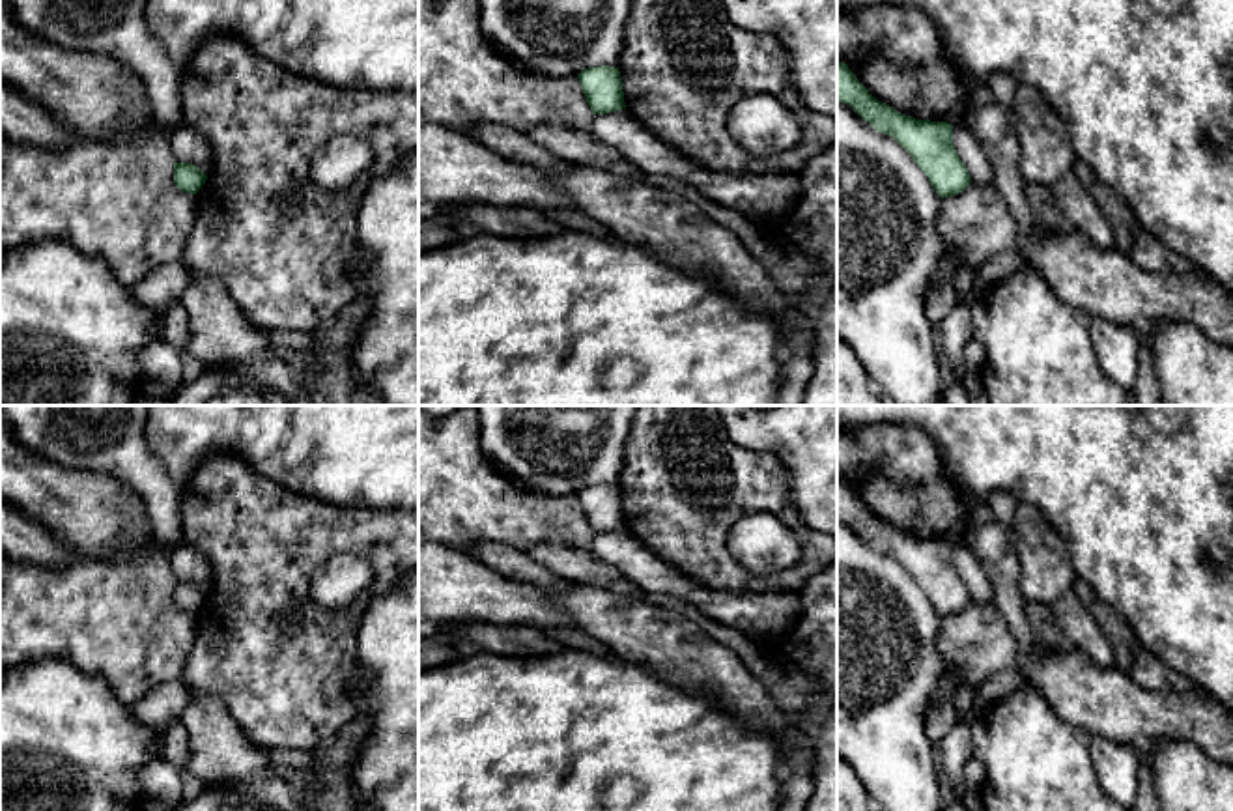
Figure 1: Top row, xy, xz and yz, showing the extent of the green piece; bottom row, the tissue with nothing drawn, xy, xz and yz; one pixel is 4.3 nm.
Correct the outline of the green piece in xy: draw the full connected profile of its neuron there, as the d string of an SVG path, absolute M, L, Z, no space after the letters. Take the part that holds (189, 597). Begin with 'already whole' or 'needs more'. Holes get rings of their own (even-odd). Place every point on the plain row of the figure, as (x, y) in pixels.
already whole | M174 581L174 602L183 611L196 613L206 598L207 594L196 583Z

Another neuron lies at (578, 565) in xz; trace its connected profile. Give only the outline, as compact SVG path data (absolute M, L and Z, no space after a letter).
M536 542L525 551L570 583L609 589L628 596L639 596L643 592L639 585L622 576L615 566L596 557L590 548Z

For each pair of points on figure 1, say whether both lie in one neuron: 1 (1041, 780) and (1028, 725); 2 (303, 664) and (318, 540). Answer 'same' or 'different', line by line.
1: same
2: same

